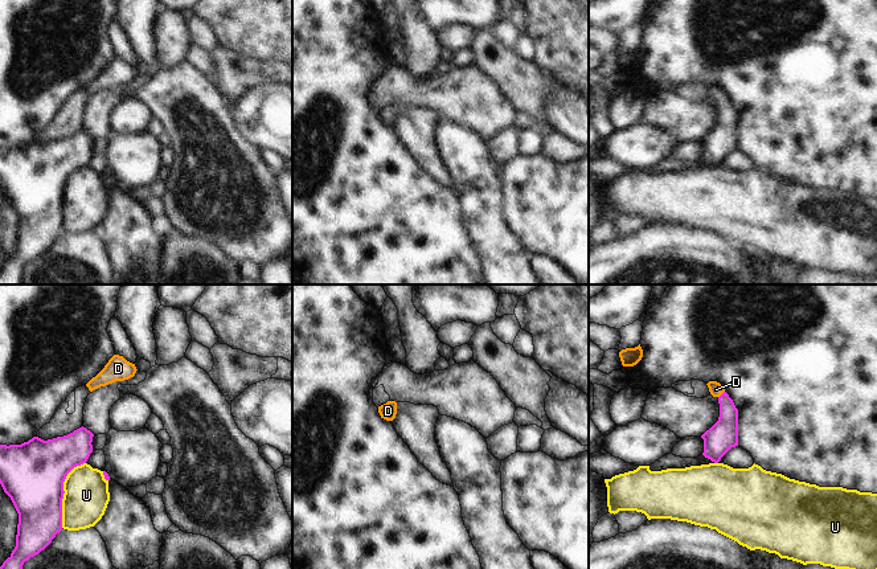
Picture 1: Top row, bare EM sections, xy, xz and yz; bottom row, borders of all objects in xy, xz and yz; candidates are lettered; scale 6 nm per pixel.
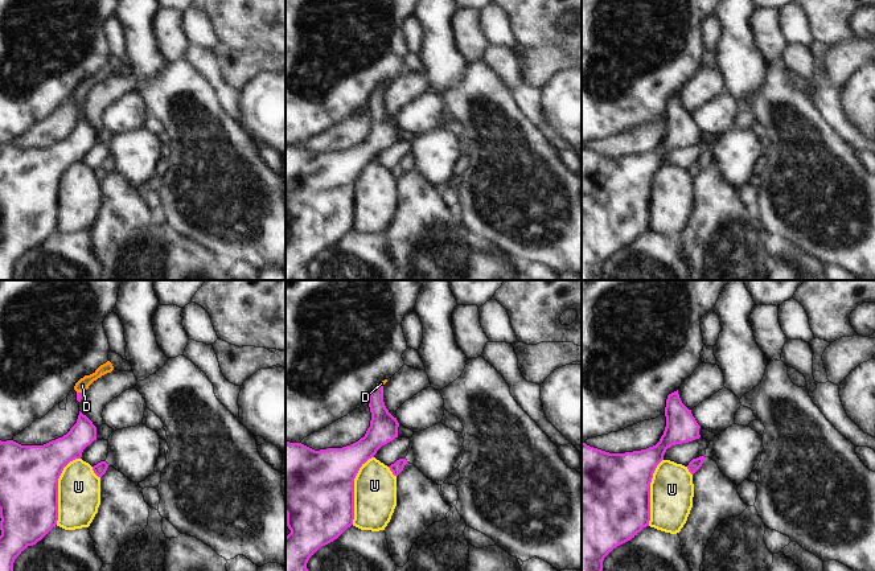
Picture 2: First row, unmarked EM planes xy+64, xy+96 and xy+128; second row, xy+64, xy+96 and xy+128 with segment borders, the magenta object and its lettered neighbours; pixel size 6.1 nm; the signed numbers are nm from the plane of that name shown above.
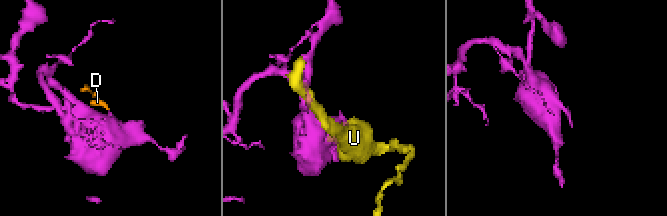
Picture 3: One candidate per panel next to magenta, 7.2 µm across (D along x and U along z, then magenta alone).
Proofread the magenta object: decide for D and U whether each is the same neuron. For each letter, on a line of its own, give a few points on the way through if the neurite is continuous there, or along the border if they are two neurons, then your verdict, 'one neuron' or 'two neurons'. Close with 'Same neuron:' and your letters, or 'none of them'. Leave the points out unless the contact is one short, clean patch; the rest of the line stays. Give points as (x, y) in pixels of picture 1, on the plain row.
D: way yz (722, 139), (725, 105), (721, 98), (716, 93); one neuron
U: two neurons
Same neuron: D

